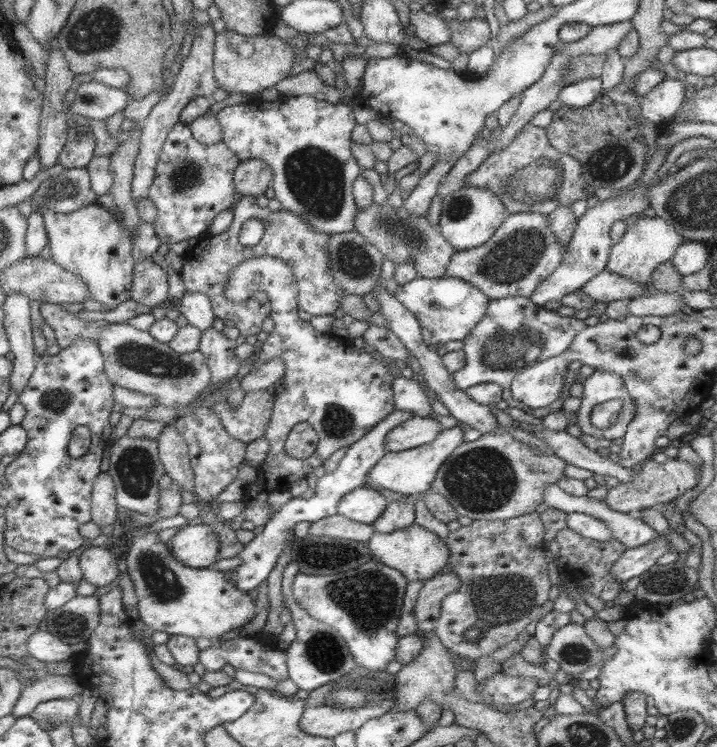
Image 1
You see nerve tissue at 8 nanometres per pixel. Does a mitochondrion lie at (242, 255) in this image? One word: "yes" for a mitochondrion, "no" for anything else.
no

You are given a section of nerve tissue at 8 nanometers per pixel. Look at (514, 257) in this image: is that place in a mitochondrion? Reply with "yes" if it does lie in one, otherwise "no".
yes

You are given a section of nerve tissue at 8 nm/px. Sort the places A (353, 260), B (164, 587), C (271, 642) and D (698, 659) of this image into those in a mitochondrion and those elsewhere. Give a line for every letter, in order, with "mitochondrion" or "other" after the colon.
A: mitochondrion
B: mitochondrion
C: other
D: other

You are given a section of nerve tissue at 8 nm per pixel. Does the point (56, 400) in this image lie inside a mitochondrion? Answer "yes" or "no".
yes

